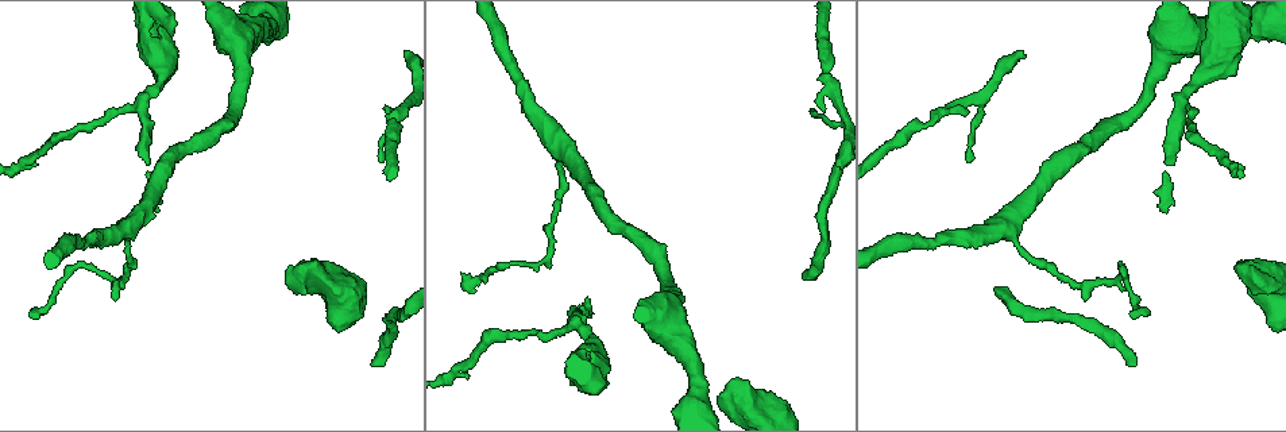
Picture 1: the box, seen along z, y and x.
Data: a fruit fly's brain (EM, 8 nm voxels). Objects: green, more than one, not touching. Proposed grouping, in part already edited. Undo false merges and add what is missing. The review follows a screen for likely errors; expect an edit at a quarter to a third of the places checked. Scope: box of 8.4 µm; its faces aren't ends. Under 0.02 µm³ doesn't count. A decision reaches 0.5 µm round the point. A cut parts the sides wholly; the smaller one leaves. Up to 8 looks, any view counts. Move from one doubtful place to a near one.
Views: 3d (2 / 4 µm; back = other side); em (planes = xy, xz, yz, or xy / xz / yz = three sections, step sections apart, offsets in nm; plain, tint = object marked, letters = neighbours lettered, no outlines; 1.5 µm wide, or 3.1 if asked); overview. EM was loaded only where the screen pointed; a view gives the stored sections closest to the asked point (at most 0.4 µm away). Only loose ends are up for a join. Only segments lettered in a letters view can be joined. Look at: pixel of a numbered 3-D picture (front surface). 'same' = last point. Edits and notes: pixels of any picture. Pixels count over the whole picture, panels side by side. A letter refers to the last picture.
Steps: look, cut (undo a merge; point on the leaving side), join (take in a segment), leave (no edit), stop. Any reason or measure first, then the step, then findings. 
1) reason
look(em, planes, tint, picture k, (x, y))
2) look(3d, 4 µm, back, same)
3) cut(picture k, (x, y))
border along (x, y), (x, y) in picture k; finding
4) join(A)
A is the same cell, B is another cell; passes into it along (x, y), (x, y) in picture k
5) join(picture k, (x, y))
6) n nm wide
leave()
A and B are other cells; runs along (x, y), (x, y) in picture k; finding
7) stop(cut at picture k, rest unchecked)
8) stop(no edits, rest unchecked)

free end
look(3d, 2 µm, picture 1, (381, 161))

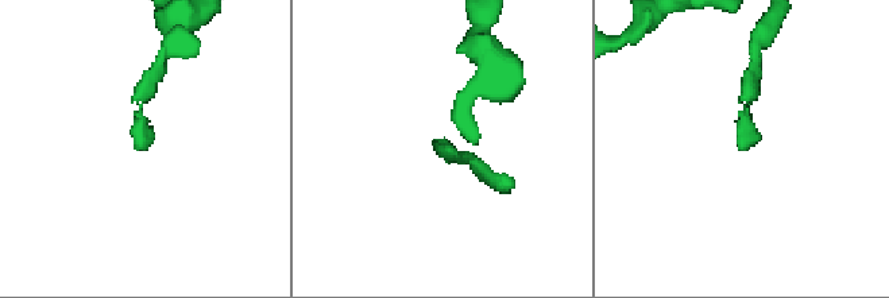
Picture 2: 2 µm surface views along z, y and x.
look(em, planes, letters, picture 2, (144, 150))

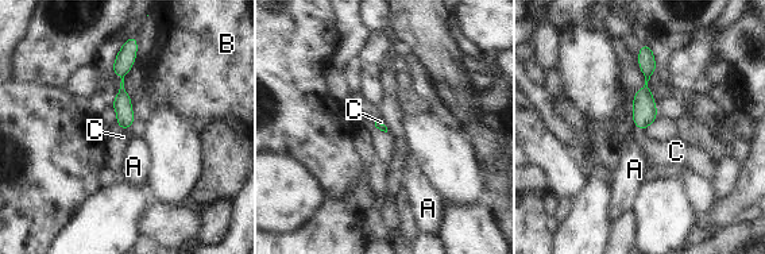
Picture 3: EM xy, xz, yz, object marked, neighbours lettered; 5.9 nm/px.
join(picture 3, (660, 154))
C is the same cell, A and B are other cells; passes into it along (644, 112), (641, 129), (660, 154) in picture 3; it goes on there

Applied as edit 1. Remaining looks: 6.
tapers out
look(3d, 4 µm, picture 1, (157, 209))

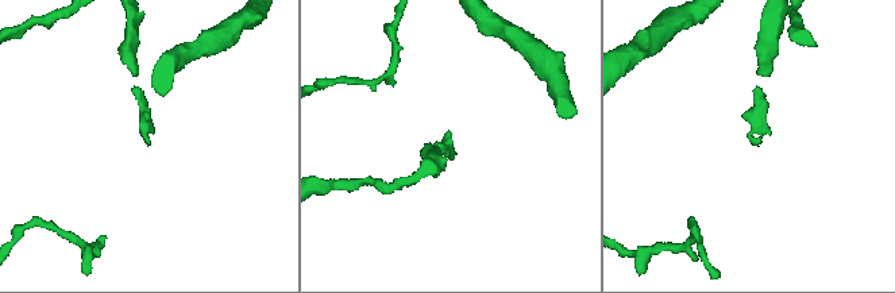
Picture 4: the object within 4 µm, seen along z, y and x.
now the EM
look(em, planes, letters, picture 4, (148, 143))

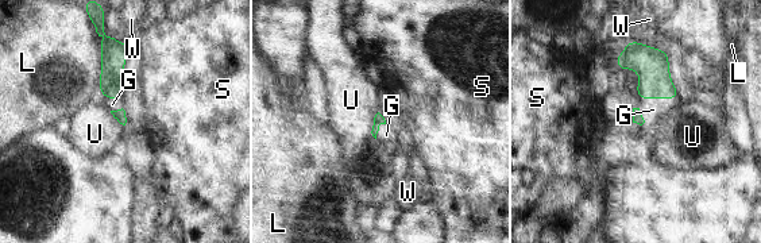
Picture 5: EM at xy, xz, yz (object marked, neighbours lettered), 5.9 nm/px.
join(picture 5, (653, 110))
G is the same cell, L, S, U and W are other cells; passes into it along (651, 64), (660, 97), (653, 110) in picture 5; the neuron continues

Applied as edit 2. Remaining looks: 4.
look(overview)

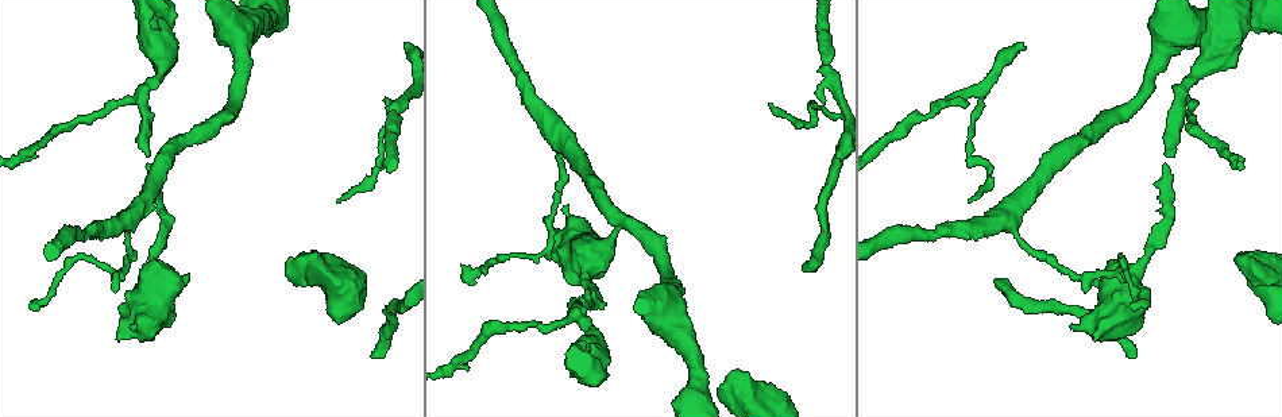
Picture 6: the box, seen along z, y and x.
a fork
look(3d, 2 µm, back, picture 6, (573, 314))

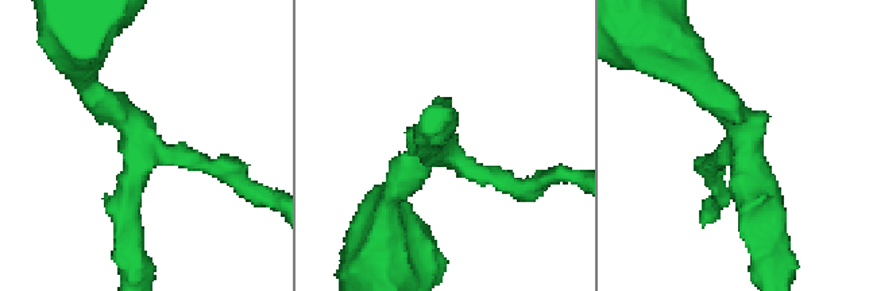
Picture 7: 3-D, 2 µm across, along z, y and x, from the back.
3 arms; need the tissue
look(em, yz, step 4, tint, picture 7, (147, 160))

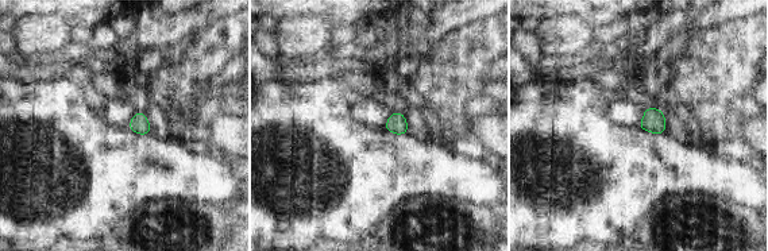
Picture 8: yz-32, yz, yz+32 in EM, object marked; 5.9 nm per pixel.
cut it another way
look(em, planes, letters, same)

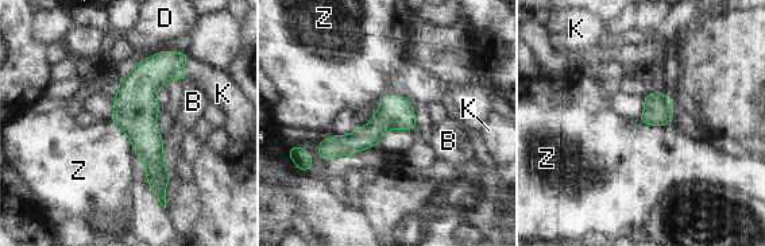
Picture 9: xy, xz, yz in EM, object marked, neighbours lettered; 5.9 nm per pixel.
leave()
B, D, K and Z are other cells; continuous, no second neuron

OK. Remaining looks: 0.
stop(join at picture 3, join at picture 5, rest unchecked)

